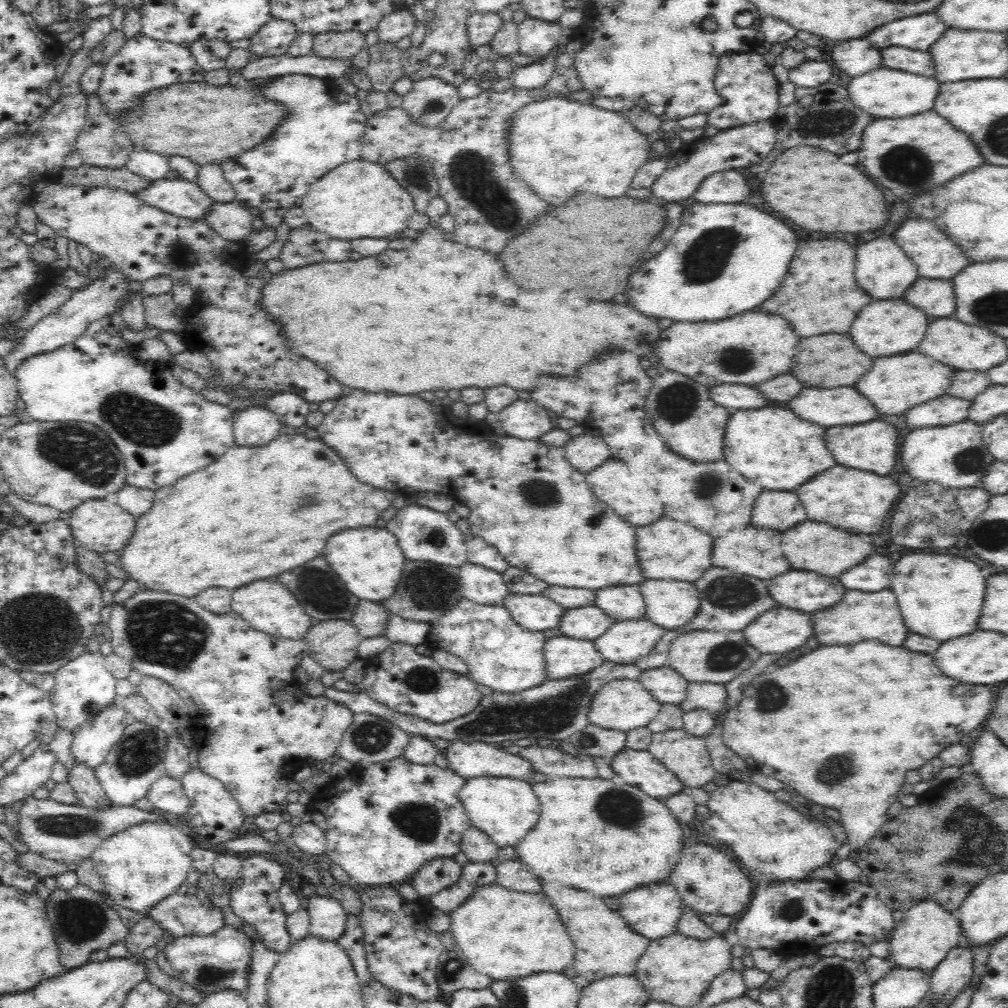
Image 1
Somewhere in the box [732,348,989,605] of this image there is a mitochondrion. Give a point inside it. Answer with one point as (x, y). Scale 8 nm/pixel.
(969, 462)

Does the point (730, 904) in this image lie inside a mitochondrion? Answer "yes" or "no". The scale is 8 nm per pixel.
no

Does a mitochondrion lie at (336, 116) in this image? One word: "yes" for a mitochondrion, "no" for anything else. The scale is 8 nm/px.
no

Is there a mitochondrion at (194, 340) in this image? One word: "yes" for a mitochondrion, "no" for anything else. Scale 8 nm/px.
no

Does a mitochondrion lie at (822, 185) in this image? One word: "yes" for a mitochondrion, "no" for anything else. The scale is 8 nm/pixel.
no

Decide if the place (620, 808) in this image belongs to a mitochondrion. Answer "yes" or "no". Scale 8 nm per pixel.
yes

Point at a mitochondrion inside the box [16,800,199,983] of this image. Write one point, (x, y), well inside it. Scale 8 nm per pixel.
(80, 920)

